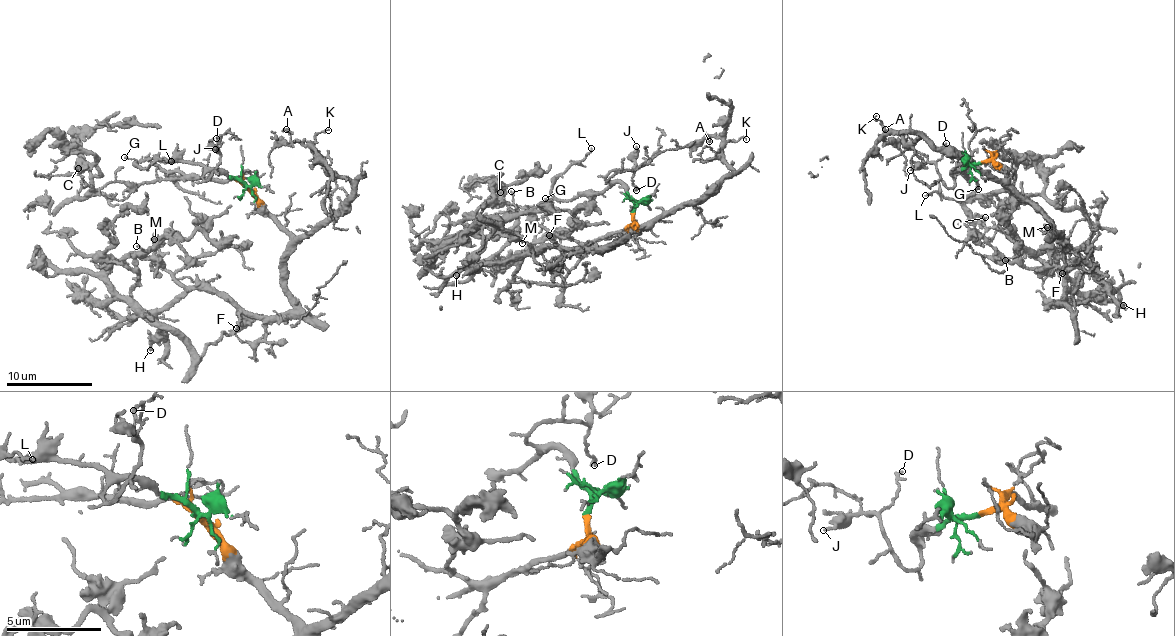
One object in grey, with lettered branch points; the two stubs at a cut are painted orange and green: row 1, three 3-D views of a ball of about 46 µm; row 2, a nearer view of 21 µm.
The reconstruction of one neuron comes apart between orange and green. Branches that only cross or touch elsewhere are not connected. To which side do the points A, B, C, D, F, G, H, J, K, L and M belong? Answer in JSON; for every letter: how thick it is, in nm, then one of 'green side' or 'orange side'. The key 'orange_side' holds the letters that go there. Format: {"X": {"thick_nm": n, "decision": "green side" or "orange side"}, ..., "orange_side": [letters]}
{"A": {"thick_nm": 130, "decision": "orange side"}, "B": {"thick_nm": 120, "decision": "orange side"}, "C": {"thick_nm": 120, "decision": "orange side"}, "D": {"thick_nm": 140, "decision": "green side"}, "F": {"thick_nm": 110, "decision": "orange side"}, "G": {"thick_nm": 120, "decision": "green side"}, "H": {"thick_nm": 200, "decision": "orange side"}, "J": {"thick_nm": 180, "decision": "green side"}, "K": {"thick_nm": 120, "decision": "orange side"}, "L": {"thick_nm": 100, "decision": "green side"}, "M": {"thick_nm": 180, "decision": "orange side"}, "orange_side": ["A", "B", "C", "F", "H", "K", "M"]}

